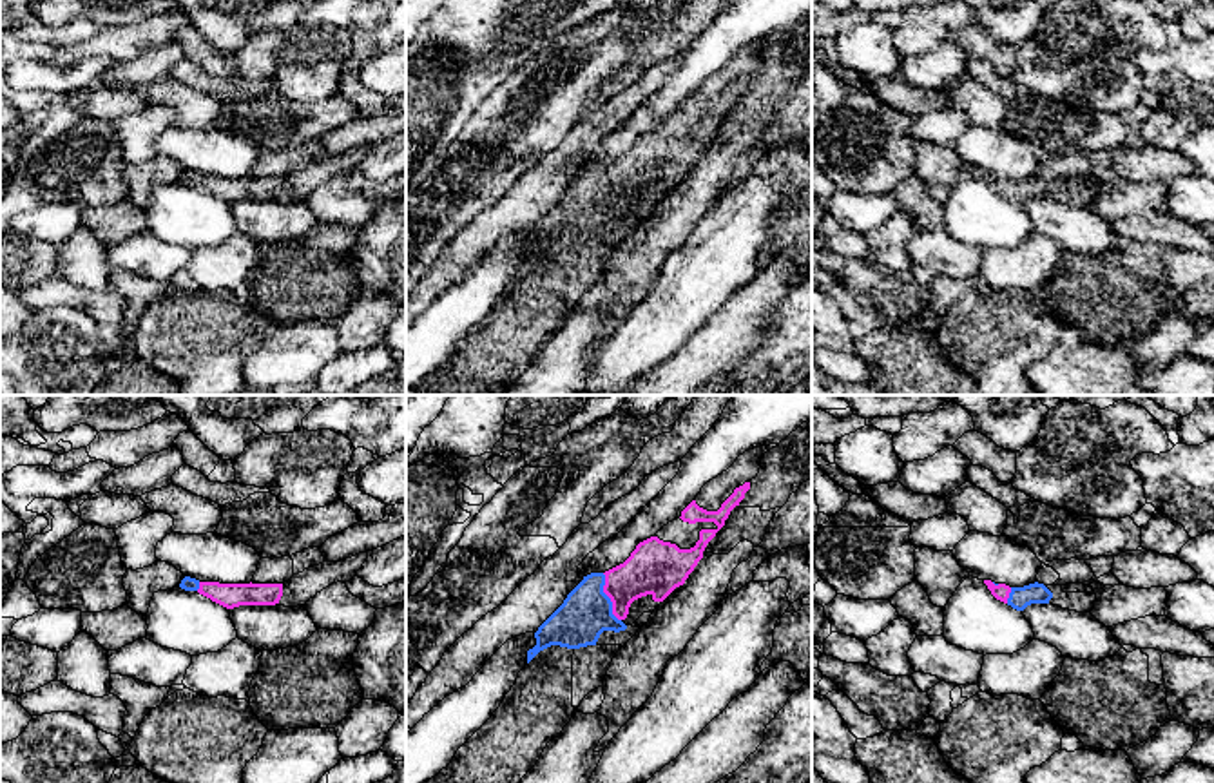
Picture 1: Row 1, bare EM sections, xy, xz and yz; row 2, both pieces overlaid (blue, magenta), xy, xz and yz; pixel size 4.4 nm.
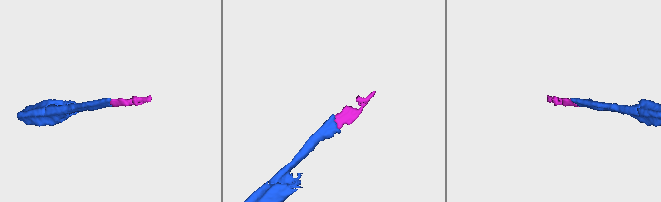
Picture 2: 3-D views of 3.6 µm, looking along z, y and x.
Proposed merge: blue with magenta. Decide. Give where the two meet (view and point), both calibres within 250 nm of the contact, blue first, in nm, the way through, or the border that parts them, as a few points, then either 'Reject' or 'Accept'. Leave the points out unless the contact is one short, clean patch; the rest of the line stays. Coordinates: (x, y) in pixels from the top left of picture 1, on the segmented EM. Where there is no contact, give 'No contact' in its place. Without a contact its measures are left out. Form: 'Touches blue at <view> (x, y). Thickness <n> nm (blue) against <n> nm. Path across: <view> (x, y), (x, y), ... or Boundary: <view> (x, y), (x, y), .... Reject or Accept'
Touches blue at xz (607, 597). Thickness 220 nm (blue) against 240 nm. Path across: xz (586, 613), (607, 597), (622, 584), (655, 568). Accept

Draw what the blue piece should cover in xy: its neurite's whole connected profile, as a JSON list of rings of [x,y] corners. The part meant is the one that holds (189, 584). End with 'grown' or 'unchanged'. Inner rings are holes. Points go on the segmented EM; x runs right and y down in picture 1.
[[[185,576],[179,587],[198,591],[226,609],[239,605],[275,605],[283,596],[283,584],[219,584]]]; grown

